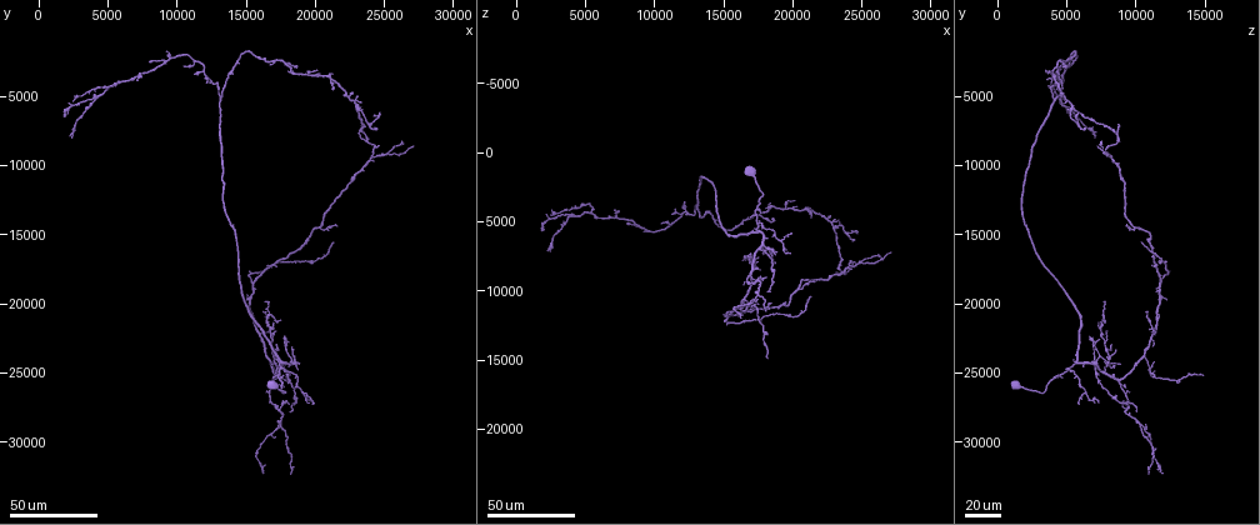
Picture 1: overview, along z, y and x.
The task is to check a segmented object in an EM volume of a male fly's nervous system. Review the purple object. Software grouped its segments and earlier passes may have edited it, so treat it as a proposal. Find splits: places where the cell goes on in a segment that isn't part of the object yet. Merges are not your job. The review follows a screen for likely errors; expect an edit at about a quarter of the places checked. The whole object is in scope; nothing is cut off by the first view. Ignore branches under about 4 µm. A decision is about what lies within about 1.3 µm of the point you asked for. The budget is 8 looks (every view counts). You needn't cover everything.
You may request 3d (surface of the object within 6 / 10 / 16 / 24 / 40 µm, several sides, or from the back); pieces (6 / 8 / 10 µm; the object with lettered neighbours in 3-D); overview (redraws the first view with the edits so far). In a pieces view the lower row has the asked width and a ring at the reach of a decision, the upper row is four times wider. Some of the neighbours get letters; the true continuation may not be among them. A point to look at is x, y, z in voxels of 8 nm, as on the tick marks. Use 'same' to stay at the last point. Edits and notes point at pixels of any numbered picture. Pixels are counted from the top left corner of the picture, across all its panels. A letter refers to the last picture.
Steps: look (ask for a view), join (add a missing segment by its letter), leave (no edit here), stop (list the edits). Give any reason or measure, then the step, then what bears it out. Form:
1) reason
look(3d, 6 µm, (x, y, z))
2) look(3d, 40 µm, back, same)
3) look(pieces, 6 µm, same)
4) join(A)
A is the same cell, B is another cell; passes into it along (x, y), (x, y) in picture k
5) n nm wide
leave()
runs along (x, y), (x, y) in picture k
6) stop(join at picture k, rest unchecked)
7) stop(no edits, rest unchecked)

an open end
look(3d, 40 µm, (21400, 15600, 10200))

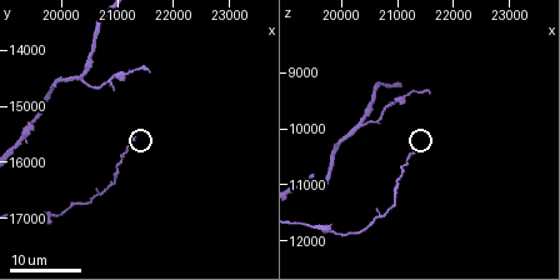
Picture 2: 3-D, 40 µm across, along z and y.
look(pieces, 8 µm, (21250, 15600, 10400))

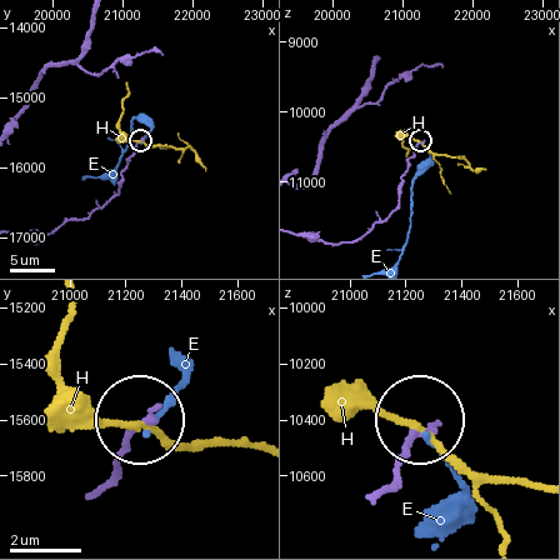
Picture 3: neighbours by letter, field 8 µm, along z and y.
leave()
E and H are other cells; runs along (331, 243), (358, 240), (395, 208), (408, 160), (419, 143) in picture 3; none of them fits

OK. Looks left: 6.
free end
look(3d, 24 µm, (18400, 32400, 10800))

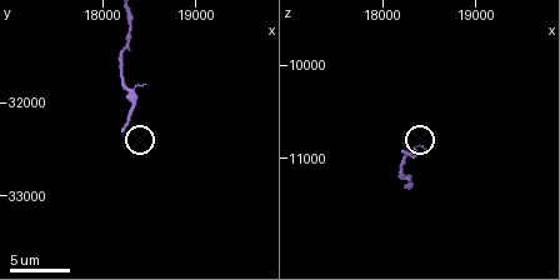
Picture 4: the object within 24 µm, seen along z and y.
look(pieces, 6 µm, (18200, 32300, 10950))

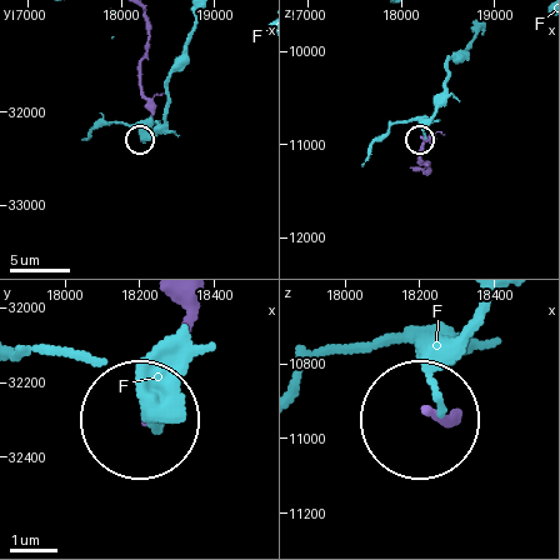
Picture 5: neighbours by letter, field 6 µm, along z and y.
140 nm wide
leave()
F is another cell; no lettered segment goes on from it

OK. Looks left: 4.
free end
look(3d, 40 µm, (15200, 17600, 12600))

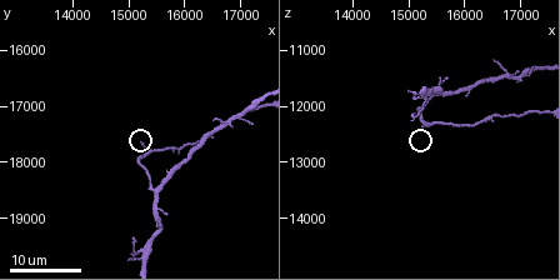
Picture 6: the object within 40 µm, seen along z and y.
look(pieces, 10 µm, (15250, 17650, 12450))

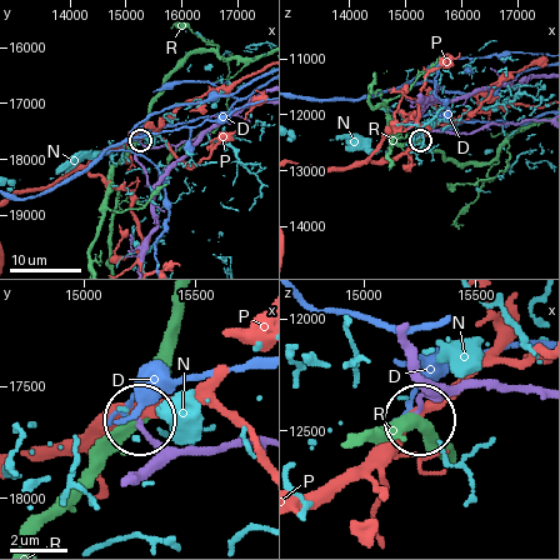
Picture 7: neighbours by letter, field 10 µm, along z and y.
leave()
D, N, P and R are other cells; none of them fits

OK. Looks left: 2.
branch stops here
look(3d, 24 µm, (7200, 4000, 4200))

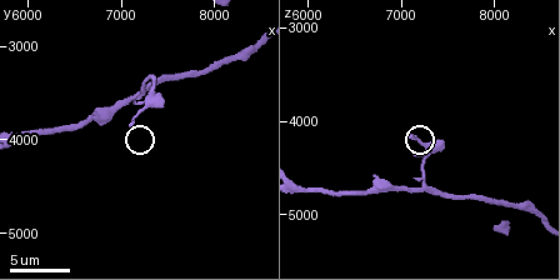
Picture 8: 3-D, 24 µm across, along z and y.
see the neighbours
look(pieces, 6 µm, (7150, 3850, 4200))

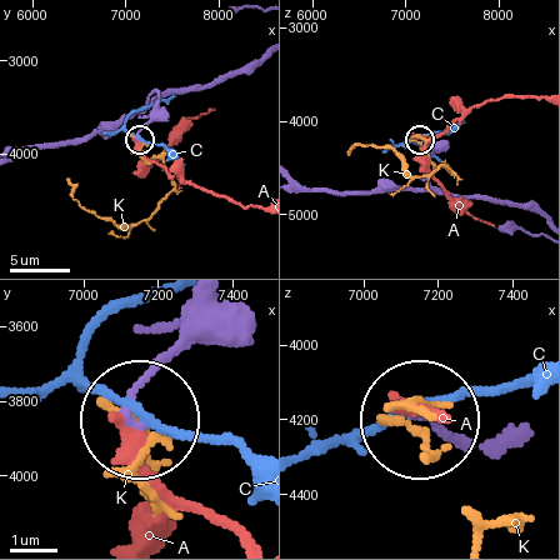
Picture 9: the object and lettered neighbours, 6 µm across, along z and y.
leave()
A, C and K are other cells; runs along (209, 310), (138, 414) in picture 9; none of them fits

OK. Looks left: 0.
stop(no edits, rest unchecked)

